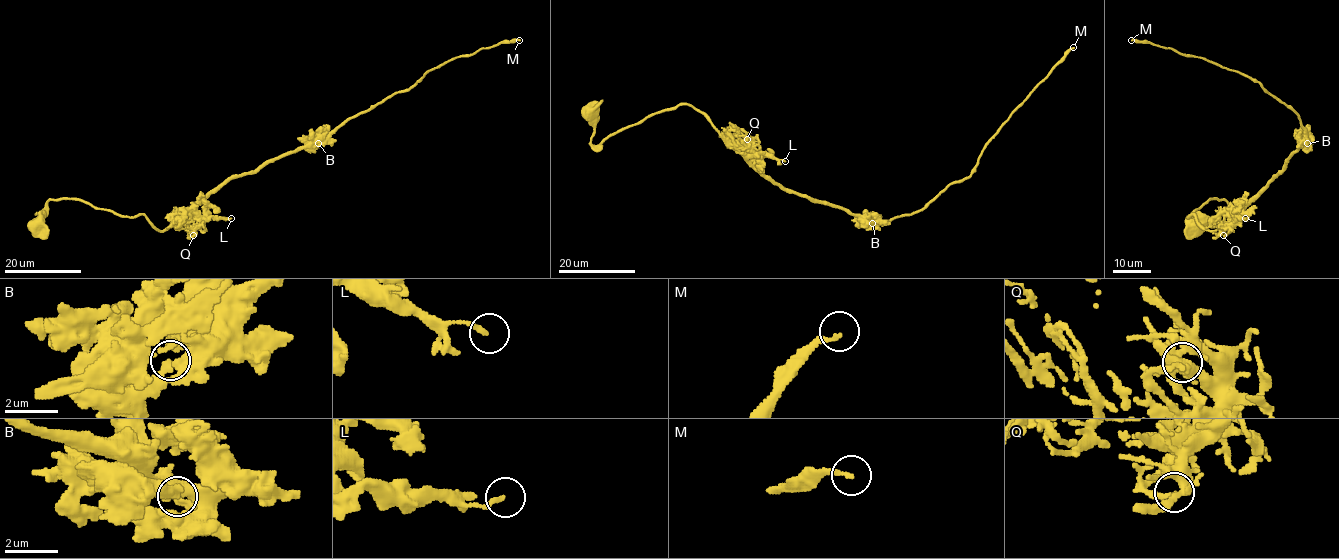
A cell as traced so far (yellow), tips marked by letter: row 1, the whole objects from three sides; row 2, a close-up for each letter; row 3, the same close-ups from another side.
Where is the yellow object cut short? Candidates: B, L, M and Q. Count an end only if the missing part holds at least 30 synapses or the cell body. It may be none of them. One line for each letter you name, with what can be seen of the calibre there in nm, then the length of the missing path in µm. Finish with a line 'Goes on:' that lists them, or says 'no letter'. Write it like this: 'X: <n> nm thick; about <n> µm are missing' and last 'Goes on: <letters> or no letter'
M: 160 nm thick; about 8 µm are missing
Goes on: M

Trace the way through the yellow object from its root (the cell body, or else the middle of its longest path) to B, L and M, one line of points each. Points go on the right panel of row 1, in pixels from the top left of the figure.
B: (1198, 225), (1230, 212), (1225, 200), (1210, 199), (1188, 216), (1193, 214), (1210, 230), (1220, 230), (1307, 143)
L: (1198, 225), (1231, 211), (1225, 200), (1210, 199), (1188, 216), (1204, 228), (1216, 230), (1245, 218)
M: (1198, 225), (1231, 211), (1218, 199), (1188, 217), (1226, 225), (1305, 130), (1248, 76), (1131, 40)

